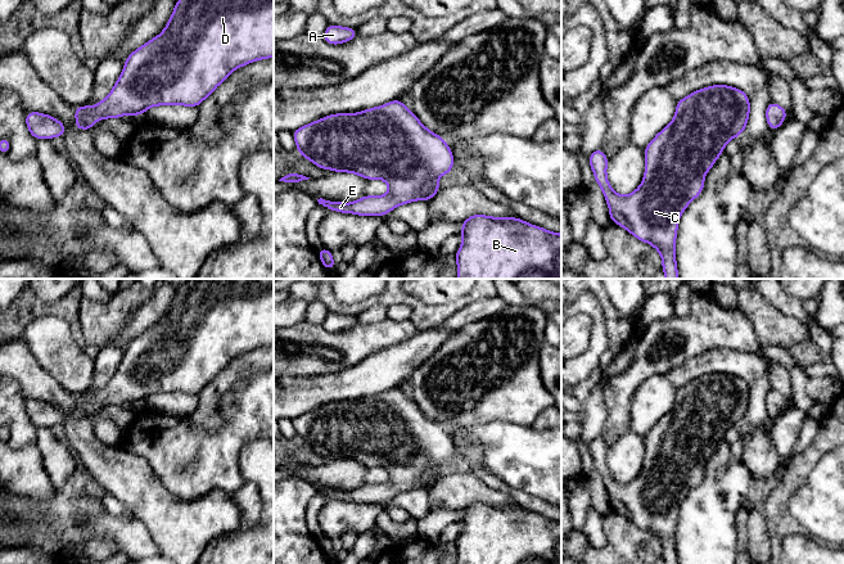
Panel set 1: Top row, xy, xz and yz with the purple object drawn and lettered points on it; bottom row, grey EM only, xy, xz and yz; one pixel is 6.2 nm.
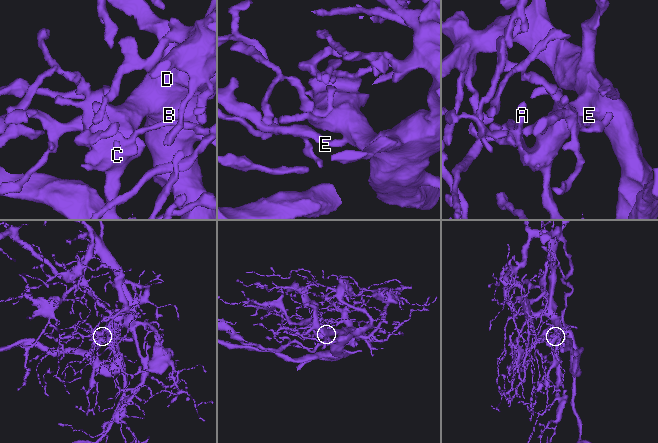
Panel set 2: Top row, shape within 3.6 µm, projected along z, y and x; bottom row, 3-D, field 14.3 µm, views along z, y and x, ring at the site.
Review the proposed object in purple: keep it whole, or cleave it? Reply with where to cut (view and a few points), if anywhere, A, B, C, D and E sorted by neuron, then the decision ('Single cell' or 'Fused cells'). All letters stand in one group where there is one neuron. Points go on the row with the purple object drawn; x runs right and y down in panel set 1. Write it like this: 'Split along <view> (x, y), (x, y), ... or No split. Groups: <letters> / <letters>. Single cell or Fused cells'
No split. Groups: A B C D E. Single cell

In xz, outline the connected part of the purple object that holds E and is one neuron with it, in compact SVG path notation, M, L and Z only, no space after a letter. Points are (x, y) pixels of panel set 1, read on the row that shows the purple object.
M401 99L360 113L330 114L293 132L299 155L334 172L351 172L366 180L382 179L389 190L385 195L364 195L351 203L317 199L329 211L383 217L396 207L414 200L430 200L438 191L438 177L453 168L453 153L446 140L429 131Z

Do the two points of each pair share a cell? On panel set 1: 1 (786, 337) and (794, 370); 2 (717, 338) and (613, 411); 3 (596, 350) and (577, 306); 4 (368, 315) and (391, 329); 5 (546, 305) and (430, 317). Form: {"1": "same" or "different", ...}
{"1": "different", "2": "same", "3": "same", "4": "different", "5": "different"}

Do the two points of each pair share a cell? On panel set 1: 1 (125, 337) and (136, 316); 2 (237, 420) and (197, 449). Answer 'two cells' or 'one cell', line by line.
1: one cell
2: one cell

